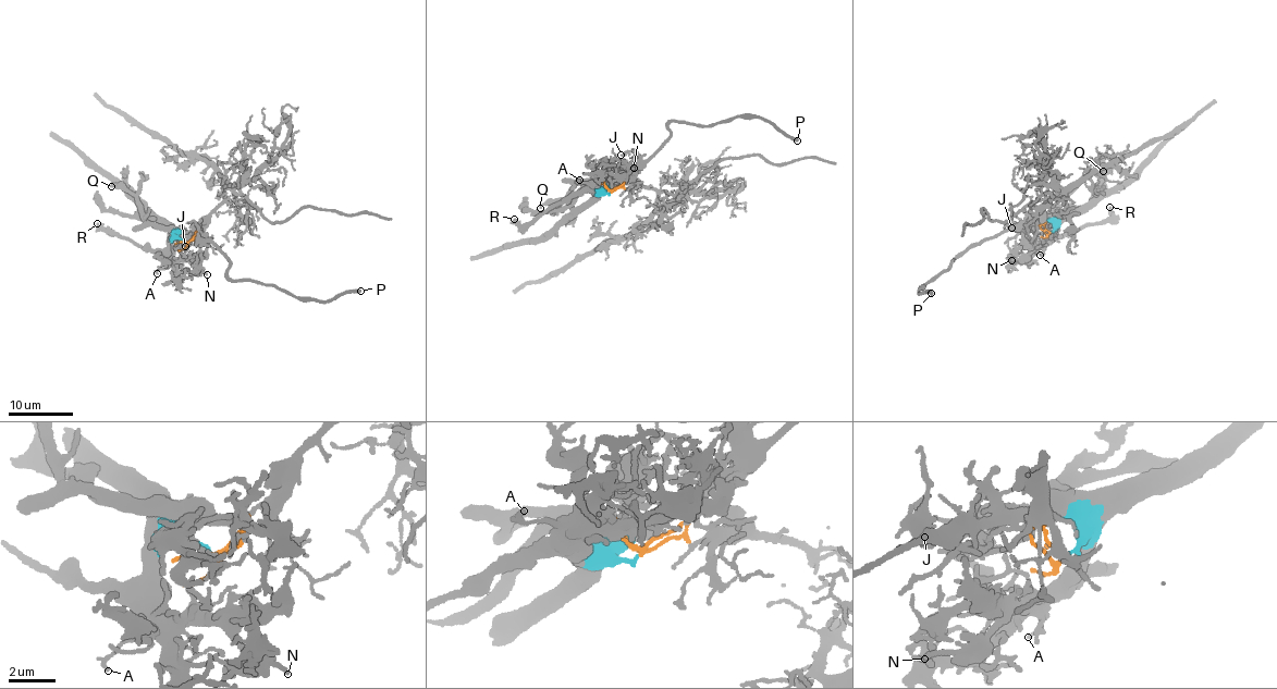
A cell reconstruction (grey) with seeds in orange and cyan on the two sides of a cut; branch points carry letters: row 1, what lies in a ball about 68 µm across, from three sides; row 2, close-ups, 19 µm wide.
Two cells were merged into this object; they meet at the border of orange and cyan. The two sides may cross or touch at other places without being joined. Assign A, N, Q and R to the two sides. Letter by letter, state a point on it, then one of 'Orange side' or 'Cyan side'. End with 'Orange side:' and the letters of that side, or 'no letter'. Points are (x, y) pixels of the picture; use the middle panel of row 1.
A: Place: (579, 180). Cyan side
N: Place: (634, 168). Cyan side
Q: Place: (540, 208). Cyan side
R: Place: (514, 219). Cyan side
Orange side: no letter

